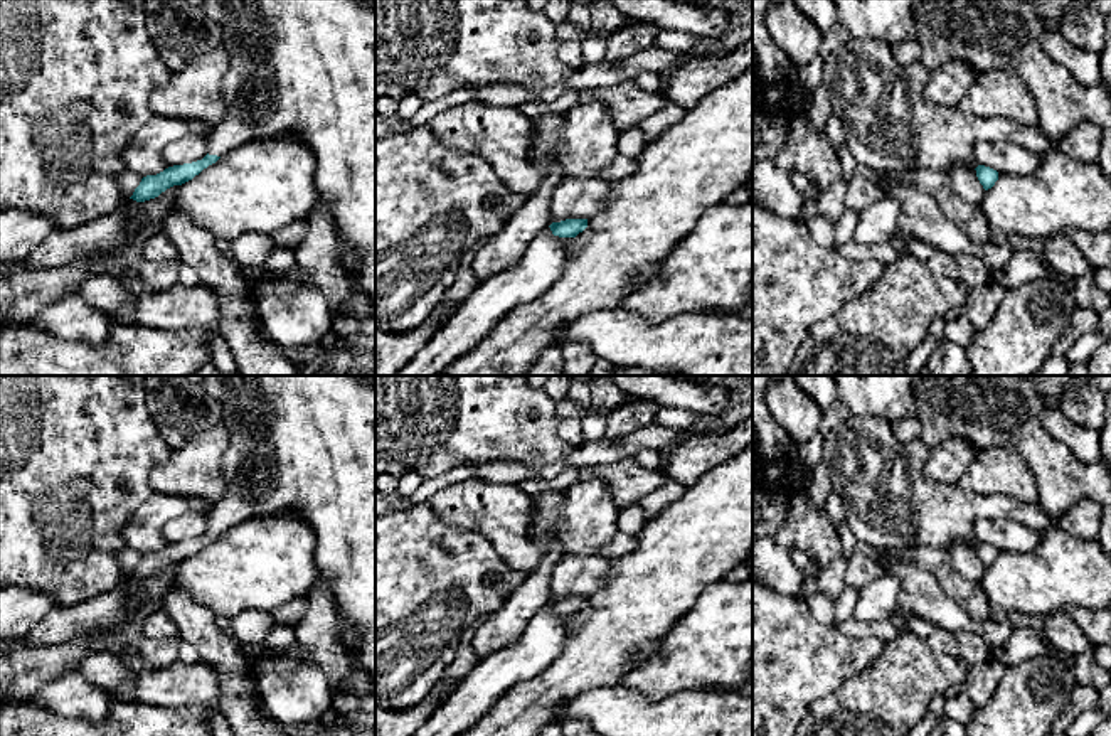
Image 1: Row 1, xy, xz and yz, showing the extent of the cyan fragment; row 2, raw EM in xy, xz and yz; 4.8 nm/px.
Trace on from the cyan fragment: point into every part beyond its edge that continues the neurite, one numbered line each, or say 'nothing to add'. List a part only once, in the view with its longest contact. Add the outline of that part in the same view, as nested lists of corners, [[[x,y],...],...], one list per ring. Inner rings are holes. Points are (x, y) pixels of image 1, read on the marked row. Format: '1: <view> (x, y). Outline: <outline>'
1: xy (300, 68). Outline: [[[204,0],[202,10],[205,17],[222,27],[222,45],[232,52],[231,67],[222,84],[227,111],[209,130],[207,153],[221,157],[239,145],[263,138],[293,136],[301,140],[315,157],[318,202],[330,212],[342,253],[354,261],[348,269],[355,276],[354,288],[365,296],[370,318],[375,320],[375,7],[359,0]]]

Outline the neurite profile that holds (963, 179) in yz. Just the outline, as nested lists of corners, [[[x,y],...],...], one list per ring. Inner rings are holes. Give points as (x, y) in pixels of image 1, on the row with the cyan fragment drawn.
[[[951,165],[948,170],[953,189],[970,204],[980,205],[985,194],[976,170],[968,165]]]

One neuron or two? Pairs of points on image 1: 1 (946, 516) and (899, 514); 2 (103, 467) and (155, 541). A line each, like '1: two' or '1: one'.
1: one
2: two

